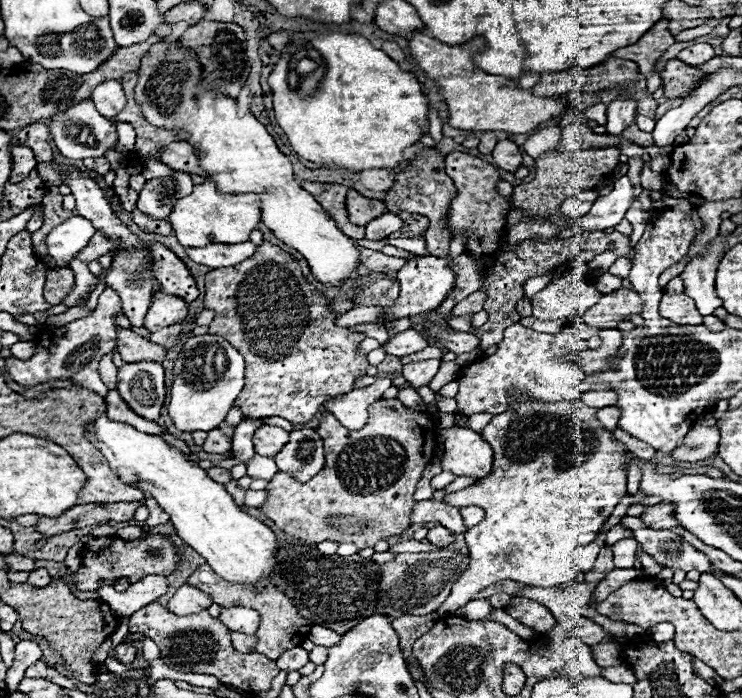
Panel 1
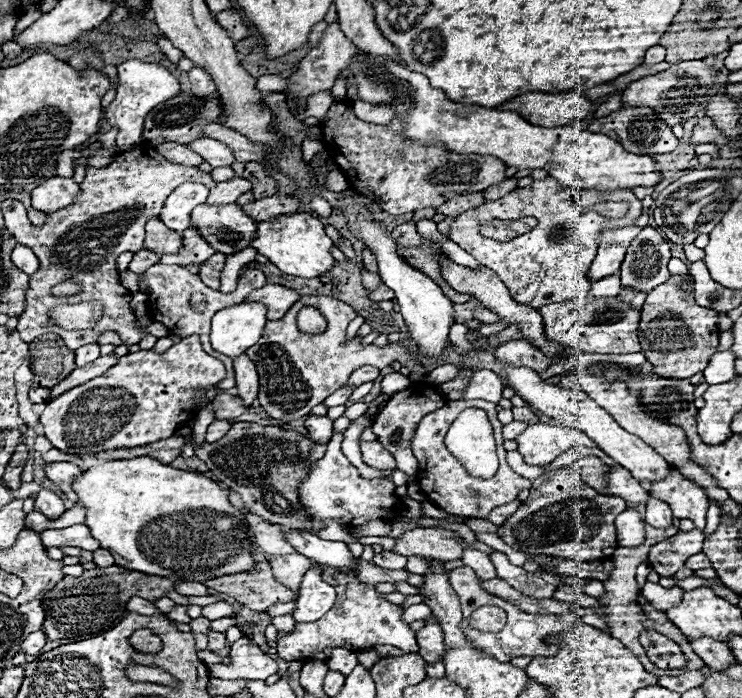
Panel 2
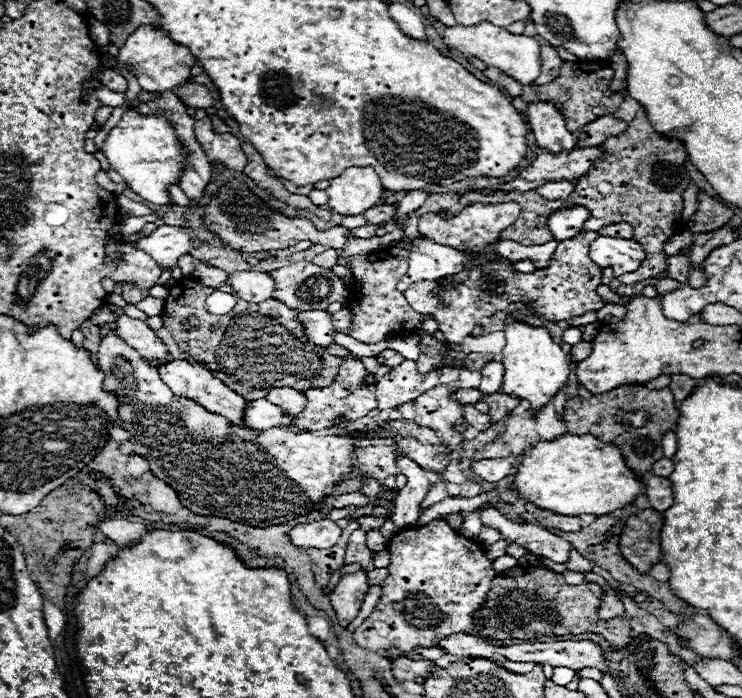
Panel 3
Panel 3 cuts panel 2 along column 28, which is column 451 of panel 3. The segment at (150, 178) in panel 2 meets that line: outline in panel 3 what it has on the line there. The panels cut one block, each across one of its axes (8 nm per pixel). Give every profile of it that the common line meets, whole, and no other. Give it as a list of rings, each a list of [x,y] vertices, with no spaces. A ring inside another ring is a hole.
[[[508,202],[508,204],[498,204],[498,206],[480,206],[480,204],[472,204],[468,206],[460,216],[456,216],[454,220],[446,220],[442,216],[436,214],[424,214],[418,218],[418,232],[420,236],[444,244],[444,246],[452,246],[456,250],[474,250],[474,252],[482,252],[488,246],[500,242],[500,232],[508,226],[512,226],[512,222],[516,222],[516,218],[520,216],[522,208],[516,202]],[[582,232],[572,240],[564,240],[562,250],[554,252],[550,264],[532,274],[514,270],[512,262],[500,258],[496,252],[480,254],[474,262],[470,262],[470,266],[454,274],[452,288],[444,290],[440,296],[430,296],[430,292],[438,286],[434,280],[408,286],[404,296],[416,312],[434,316],[448,342],[462,342],[466,336],[472,336],[474,326],[478,326],[482,318],[490,318],[516,302],[526,304],[534,316],[552,322],[582,316],[586,312],[598,312],[606,306],[606,302],[596,294],[596,288],[602,284],[602,272],[588,256],[588,246],[596,240],[596,236],[598,232]]]

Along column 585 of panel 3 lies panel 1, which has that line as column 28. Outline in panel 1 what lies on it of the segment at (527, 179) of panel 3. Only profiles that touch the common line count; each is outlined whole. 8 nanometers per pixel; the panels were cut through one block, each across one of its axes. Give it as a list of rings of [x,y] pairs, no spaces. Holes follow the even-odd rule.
[[[12,146],[12,176],[10,176],[10,182],[12,184],[18,184],[22,182],[30,170],[36,168],[36,160],[34,160],[34,152],[26,146]]]

